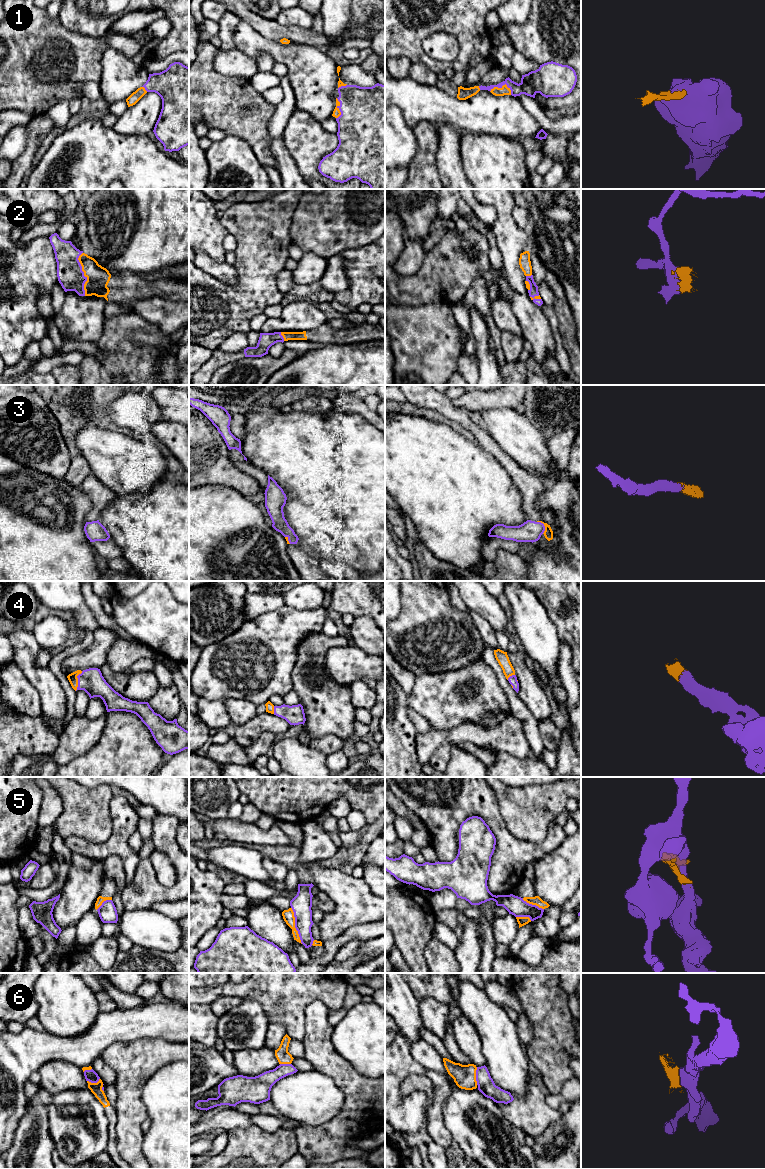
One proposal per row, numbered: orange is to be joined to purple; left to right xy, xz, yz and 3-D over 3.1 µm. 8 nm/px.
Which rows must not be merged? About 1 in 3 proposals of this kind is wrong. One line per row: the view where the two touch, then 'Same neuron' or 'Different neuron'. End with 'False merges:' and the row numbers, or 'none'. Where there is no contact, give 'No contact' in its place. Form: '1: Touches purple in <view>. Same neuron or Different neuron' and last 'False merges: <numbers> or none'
1: Touches purple in yz. Same neuron
2: Touches purple in xy. Same neuron
3: Touches purple in yz. Same neuron
4: Touches purple in xy. Same neuron
5: Touches purple in xz. Different neuron
6: Touches purple in yz. Different neuron
False merges: 5, 6

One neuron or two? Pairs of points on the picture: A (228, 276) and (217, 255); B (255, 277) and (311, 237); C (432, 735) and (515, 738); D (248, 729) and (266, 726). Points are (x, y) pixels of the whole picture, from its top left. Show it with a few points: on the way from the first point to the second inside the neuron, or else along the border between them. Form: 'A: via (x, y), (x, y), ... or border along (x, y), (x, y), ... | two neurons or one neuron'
A: border along (199, 250), (217, 261), (224, 261) | two neurons
B: border along (291, 219), (290, 238), (293, 242) | two neurons
C: via (453, 736), (494, 738) | one neuron
D: via (252, 729), (262, 726) | one neuron

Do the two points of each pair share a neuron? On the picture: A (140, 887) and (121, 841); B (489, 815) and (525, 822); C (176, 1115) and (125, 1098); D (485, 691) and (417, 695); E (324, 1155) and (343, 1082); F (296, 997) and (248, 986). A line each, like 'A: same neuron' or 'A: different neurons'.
A: different neurons
B: different neurons
C: different neurons
D: same neuron
E: same neuron
F: same neuron

